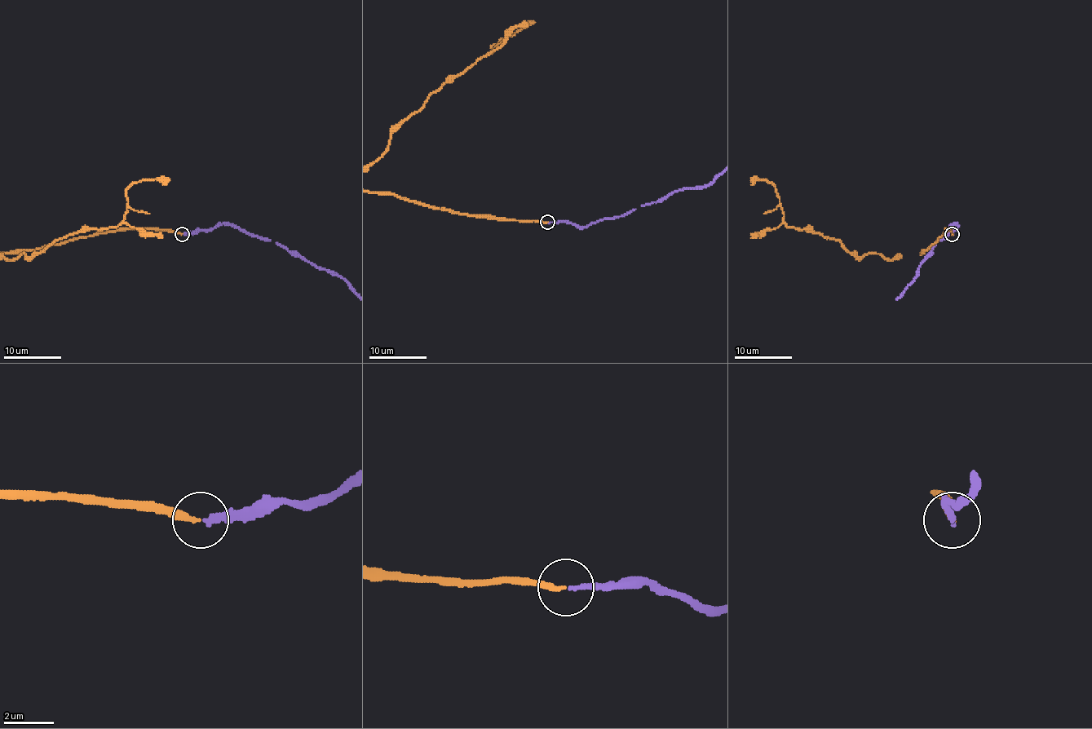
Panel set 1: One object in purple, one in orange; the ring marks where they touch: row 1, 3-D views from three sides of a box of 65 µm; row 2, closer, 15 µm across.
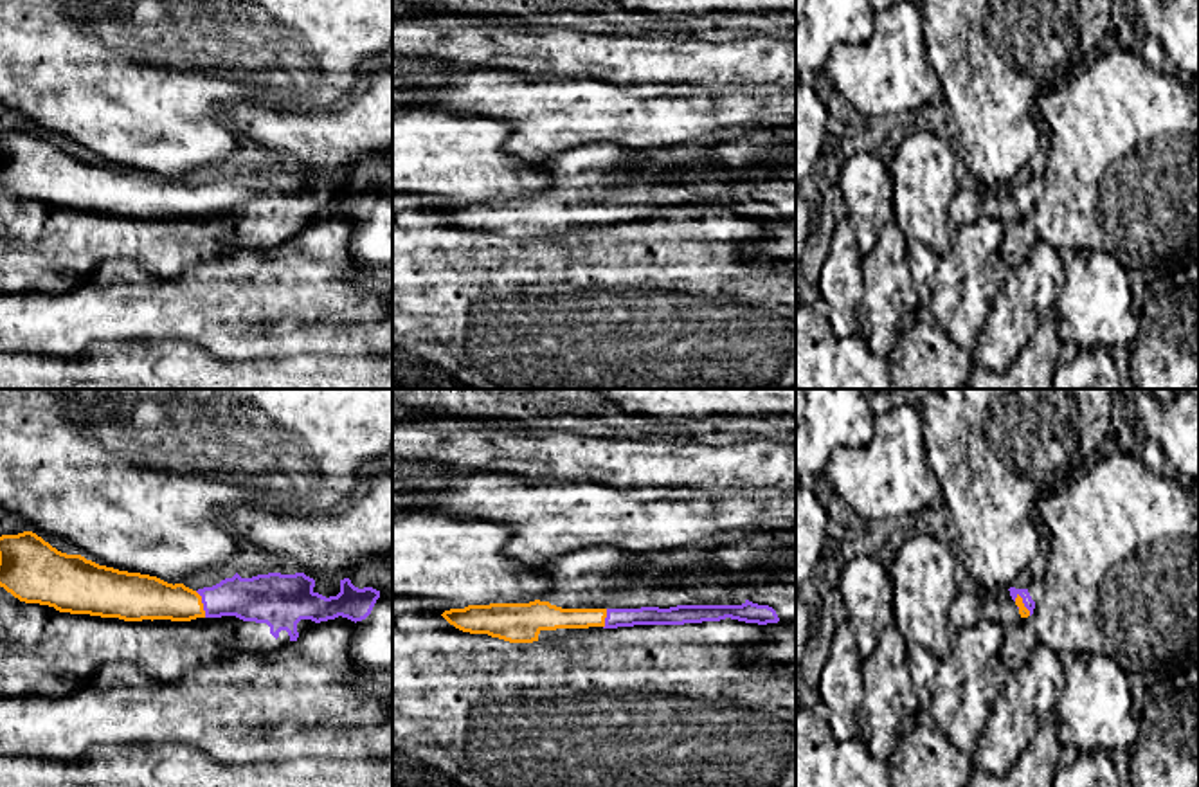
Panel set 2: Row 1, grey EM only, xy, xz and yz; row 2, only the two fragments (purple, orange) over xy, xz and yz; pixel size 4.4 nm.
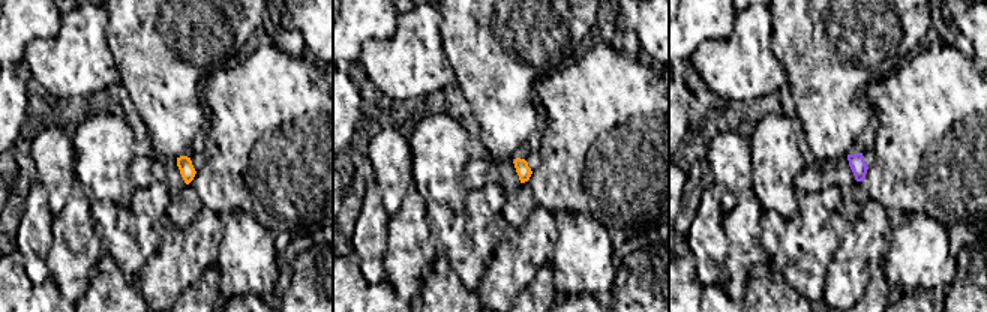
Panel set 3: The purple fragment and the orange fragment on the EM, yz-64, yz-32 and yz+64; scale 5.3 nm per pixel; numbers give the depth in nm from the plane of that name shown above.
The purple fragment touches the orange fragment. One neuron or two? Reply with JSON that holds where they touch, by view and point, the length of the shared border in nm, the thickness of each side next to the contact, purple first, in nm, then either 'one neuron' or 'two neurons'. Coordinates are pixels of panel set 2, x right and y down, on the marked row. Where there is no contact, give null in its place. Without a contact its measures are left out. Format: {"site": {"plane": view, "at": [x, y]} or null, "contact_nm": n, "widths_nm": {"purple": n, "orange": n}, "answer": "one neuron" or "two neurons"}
{"site": {"plane": "xy", "at": [202, 602]}, "contact_nm": 130, "widths_nm": {"purple": 200, "orange": 190}, "answer": "one neuron"}

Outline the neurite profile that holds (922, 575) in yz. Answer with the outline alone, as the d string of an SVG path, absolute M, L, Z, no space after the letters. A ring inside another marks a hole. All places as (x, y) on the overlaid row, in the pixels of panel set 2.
M911 535L888 569L893 598L891 616L907 645L920 645L949 659L956 638L951 609L960 594L956 556L947 540Z

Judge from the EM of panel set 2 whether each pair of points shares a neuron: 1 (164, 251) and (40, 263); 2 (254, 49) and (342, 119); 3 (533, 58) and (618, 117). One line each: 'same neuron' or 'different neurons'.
1: same neuron
2: different neurons
3: different neurons

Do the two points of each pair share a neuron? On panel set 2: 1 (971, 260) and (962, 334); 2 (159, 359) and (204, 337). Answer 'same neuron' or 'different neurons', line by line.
1: same neuron
2: different neurons

